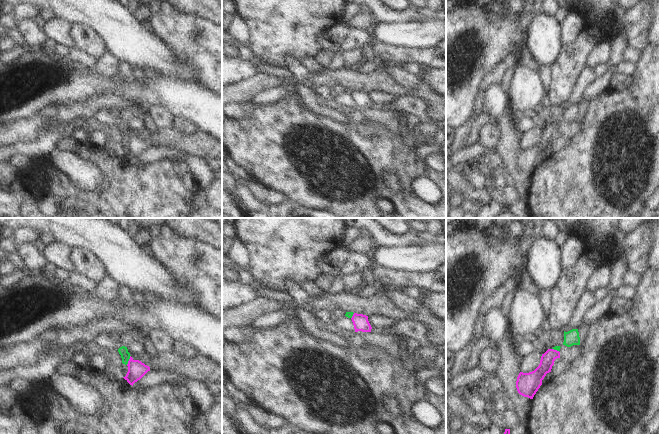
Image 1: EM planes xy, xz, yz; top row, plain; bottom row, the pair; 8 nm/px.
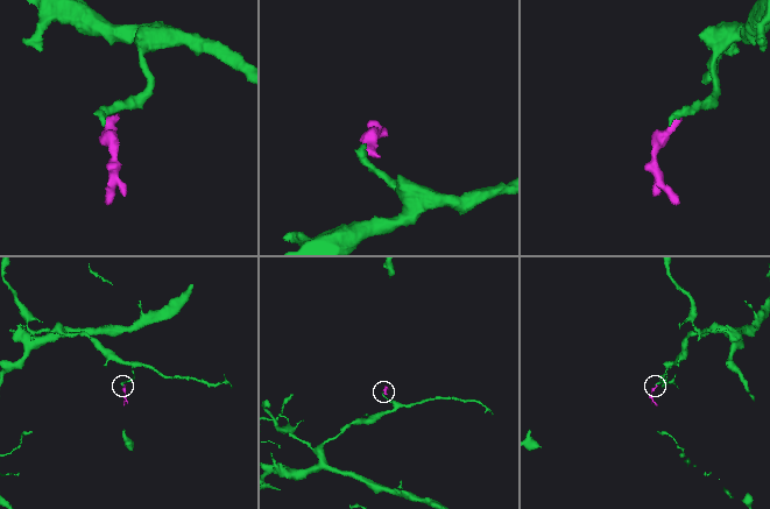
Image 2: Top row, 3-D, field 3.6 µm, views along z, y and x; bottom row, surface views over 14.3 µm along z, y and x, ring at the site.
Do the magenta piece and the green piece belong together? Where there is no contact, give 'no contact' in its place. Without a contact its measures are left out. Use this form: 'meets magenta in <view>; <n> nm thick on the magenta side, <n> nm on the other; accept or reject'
meets magenta in xy; 140 nm thick on the magenta side, 80 nm on the other; reject

